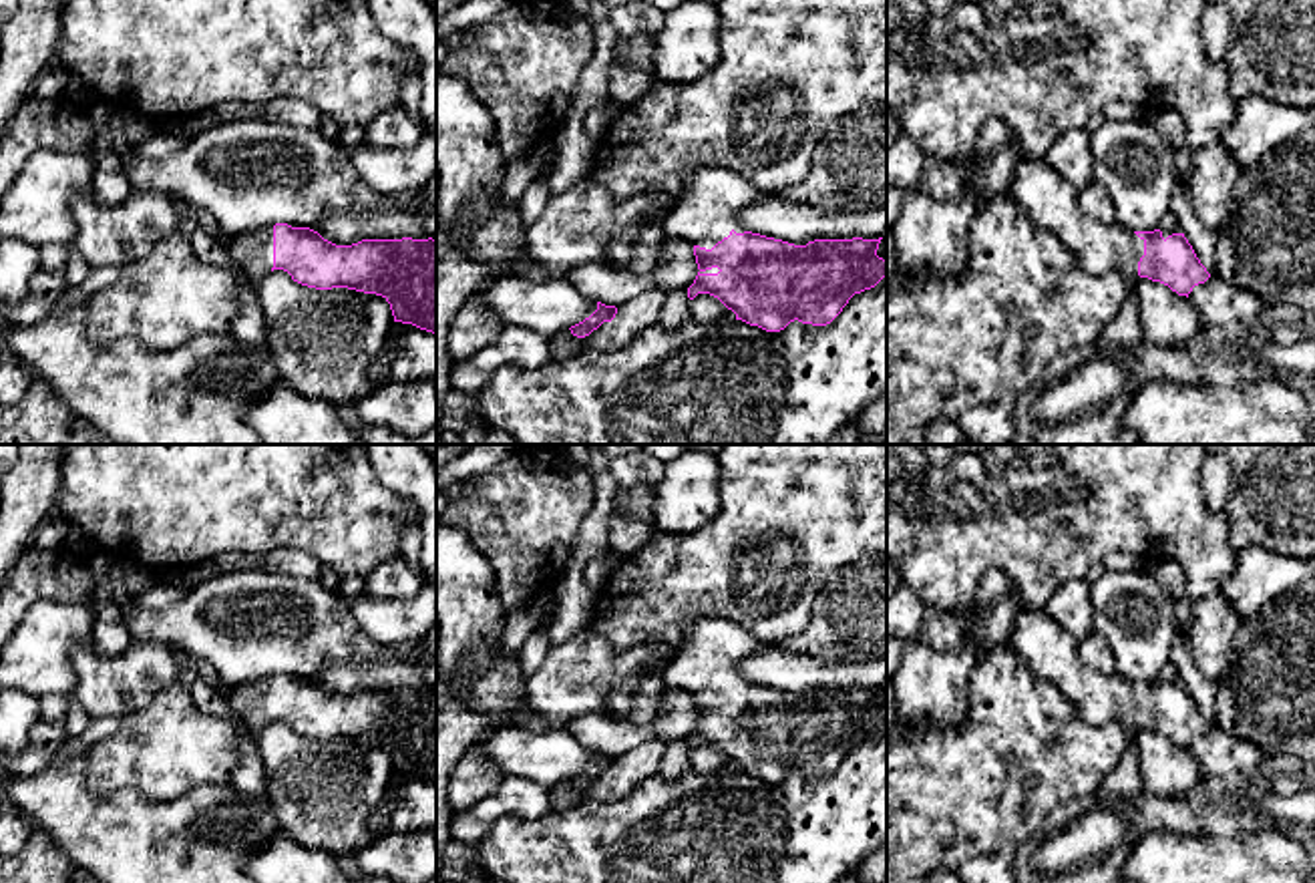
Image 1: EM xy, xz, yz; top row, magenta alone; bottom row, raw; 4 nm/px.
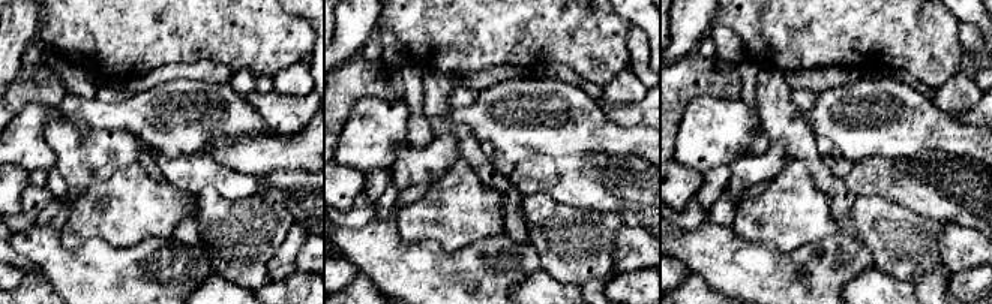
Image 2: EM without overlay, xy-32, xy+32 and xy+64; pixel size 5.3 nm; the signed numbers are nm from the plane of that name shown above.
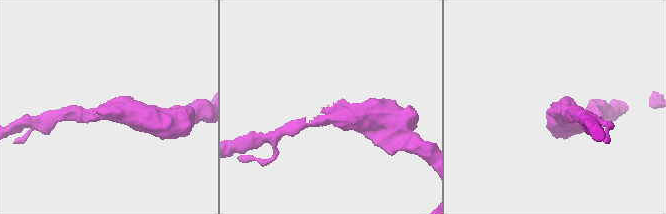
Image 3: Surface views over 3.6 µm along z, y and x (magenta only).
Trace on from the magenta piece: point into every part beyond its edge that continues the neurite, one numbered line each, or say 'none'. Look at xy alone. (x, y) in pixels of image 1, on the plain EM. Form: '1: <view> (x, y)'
1: xy (252, 702)

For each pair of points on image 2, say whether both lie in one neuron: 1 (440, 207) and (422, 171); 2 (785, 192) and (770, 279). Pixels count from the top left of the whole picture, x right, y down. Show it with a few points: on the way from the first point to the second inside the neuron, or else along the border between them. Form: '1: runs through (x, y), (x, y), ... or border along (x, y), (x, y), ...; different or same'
1: border along (458, 160), (431, 183); different
2: border along (742, 237), (770, 241), (782, 252), (811, 243); different

